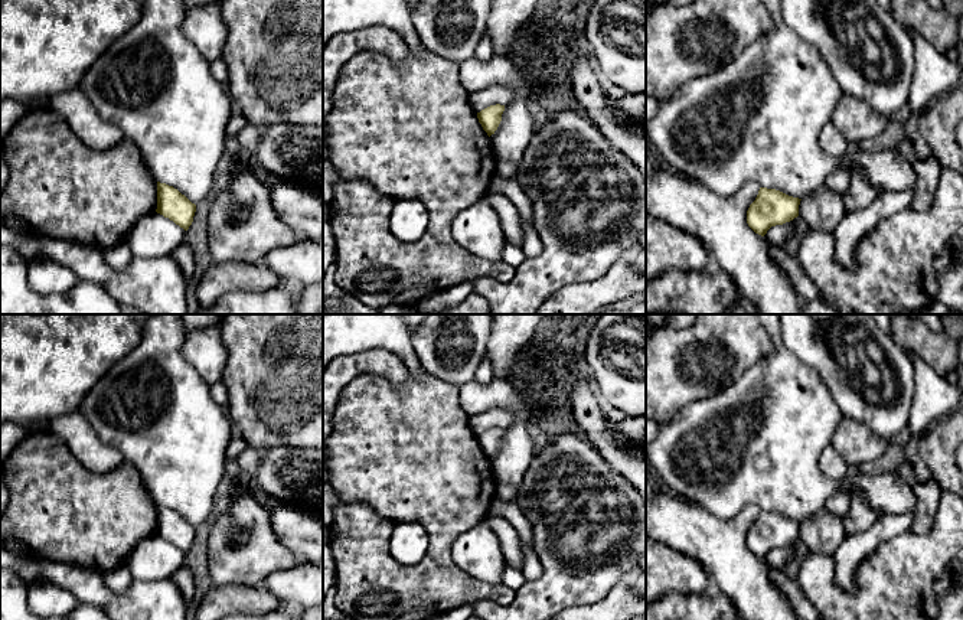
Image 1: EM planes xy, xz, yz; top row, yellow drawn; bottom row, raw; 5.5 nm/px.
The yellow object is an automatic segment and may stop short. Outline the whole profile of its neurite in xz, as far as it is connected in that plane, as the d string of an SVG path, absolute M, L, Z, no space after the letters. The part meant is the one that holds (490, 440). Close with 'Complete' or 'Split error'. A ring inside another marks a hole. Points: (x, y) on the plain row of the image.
M496 427L477 435L479 446L482 447L483 453L487 456L489 460L497 453L502 444L503 434L505 428Z. Complete

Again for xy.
M157 505L156 535L187 554L193 545L196 528L173 509Z. Complete

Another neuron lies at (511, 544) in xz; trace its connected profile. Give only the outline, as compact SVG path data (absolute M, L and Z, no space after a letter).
M489 515L486 518L486 522L496 533L500 542L505 561L510 567L522 570L523 567L522 541L515 528L500 516Z

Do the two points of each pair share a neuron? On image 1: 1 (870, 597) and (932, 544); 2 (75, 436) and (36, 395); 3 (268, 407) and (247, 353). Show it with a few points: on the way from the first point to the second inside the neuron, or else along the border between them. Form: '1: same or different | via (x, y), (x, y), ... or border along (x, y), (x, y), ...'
1: same | via (887, 591), (920, 561)
2: different | border along (77, 410), (52, 420)
3: same | via (268, 394), (268, 375), (260, 366)

